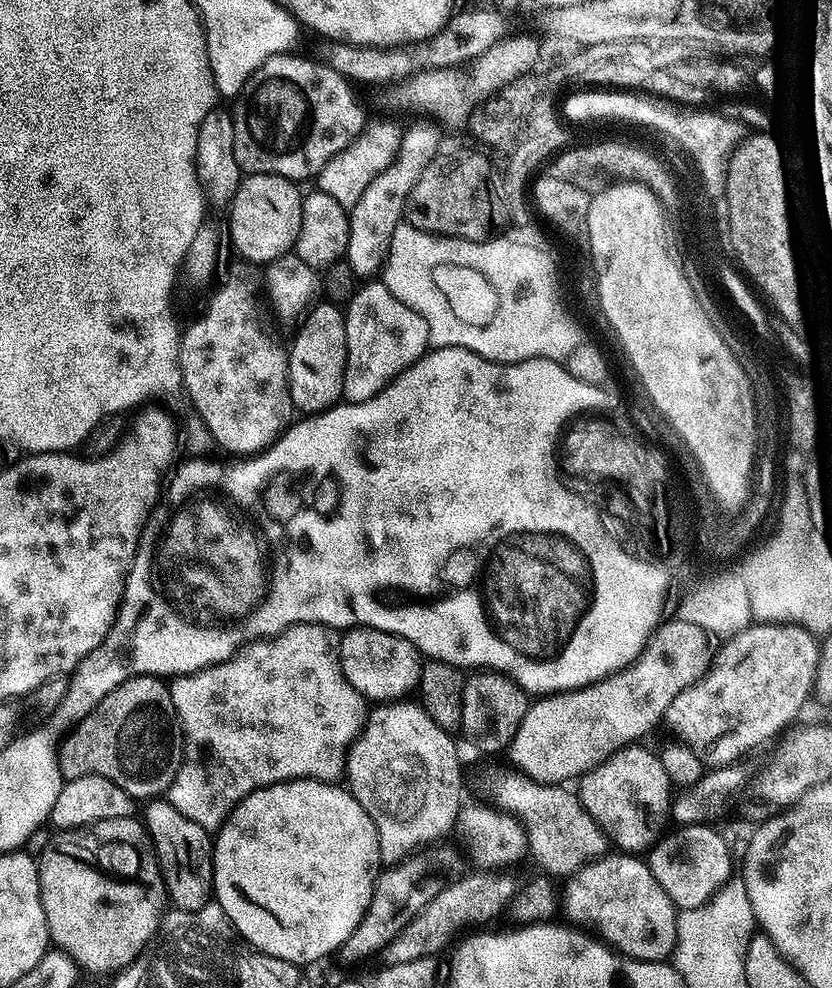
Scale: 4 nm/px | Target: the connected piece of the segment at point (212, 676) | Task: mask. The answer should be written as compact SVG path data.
M296 624L277 637L251 645L246 651L234 656L231 660L215 664L213 668L204 668L203 671L193 673L191 676L177 676L171 681L172 701L176 707L176 713L180 715L180 728L182 729L182 763L176 769L176 777L167 790L166 799L179 812L186 814L186 818L190 818L190 822L198 822L198 826L216 830L234 811L236 805L243 802L254 790L271 784L283 784L286 780L336 782L339 781L339 776L341 779L345 775L349 745L363 730L370 708L364 696L358 694L358 690L354 690L354 686L350 686L350 682L346 682L346 674L342 674L340 637L341 633L337 629L329 628L326 624Z

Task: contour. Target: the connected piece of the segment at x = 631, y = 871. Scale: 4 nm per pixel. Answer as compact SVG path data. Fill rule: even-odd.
M610 854L603 860L579 868L569 877L570 883L564 894L566 900L562 902L562 912L569 916L567 919L576 926L590 926L591 931L602 937L622 956L629 956L632 960L667 961L676 947L676 918L678 909L666 890L658 884L647 863L636 854Z

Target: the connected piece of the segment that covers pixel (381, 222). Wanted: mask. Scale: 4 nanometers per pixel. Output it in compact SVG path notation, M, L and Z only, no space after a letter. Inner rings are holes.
M422 120L403 129L394 160L366 186L358 202L349 209L350 236L347 239L344 259L350 264L355 277L373 277L370 275L375 271L377 273L383 267L383 260L388 254L389 240L402 222L410 190L421 177L422 171L441 151L438 128L440 126L435 121L432 122Z

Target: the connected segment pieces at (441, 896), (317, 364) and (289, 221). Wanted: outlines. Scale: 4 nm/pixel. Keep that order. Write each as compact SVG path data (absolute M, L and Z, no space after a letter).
M476 870L455 880L453 884L443 888L441 892L430 901L382 951L383 963L387 966L398 966L402 962L414 962L414 958L423 956L435 957L435 952L443 950L448 942L448 935L459 924L468 924L471 920L490 920L500 911L507 909L516 898L518 882L510 882L510 878L498 878L498 870Z
M323 302L313 303L303 313L299 321L300 329L296 332L292 344L288 348L288 385L292 407L300 414L315 414L324 412L327 408L335 408L341 403L344 395L344 367L346 366L346 326L344 325L344 312L339 303Z
M254 172L241 179L227 209L228 232L240 255L237 257L253 266L267 266L295 249L298 230L302 226L302 192L296 188L299 187L285 176L265 172Z

